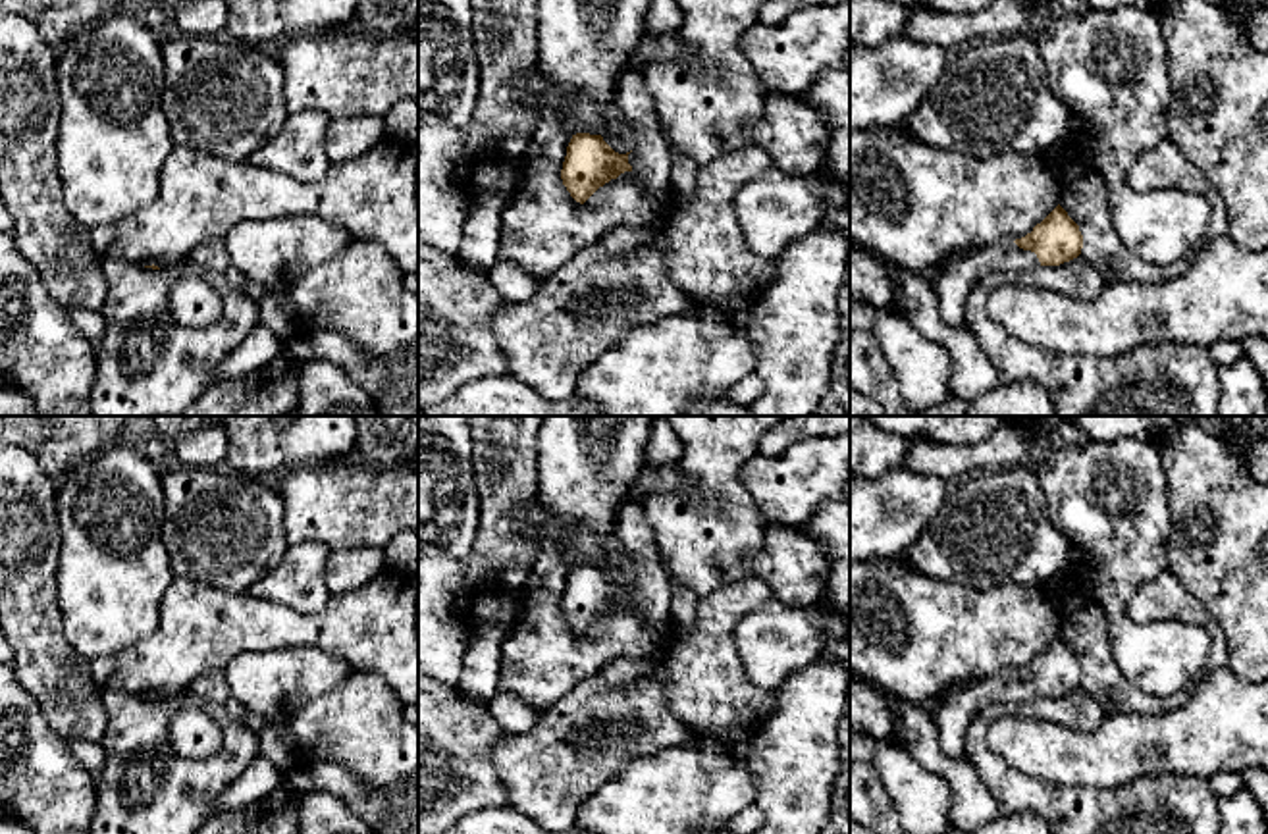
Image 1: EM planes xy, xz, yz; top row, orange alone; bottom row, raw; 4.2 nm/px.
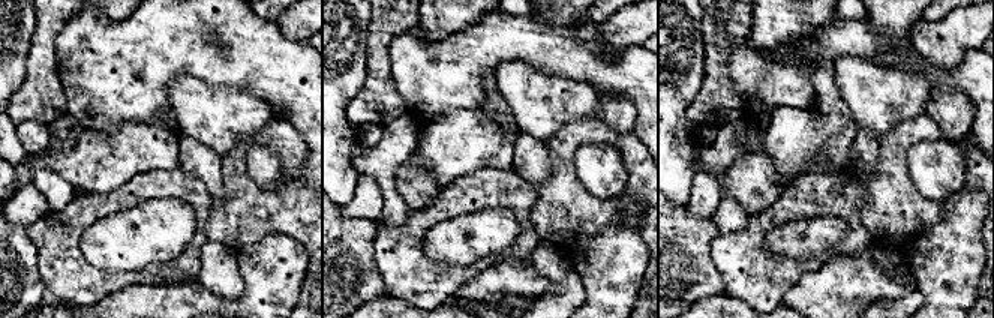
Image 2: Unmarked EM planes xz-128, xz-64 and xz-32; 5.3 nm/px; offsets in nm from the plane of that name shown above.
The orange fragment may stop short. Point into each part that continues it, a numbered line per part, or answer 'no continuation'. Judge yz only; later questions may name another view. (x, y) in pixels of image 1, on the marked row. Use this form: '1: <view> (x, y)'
1: yz (958, 274)

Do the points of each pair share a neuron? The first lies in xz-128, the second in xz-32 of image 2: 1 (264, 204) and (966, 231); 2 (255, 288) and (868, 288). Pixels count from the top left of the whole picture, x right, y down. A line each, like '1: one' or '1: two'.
1: two
2: two

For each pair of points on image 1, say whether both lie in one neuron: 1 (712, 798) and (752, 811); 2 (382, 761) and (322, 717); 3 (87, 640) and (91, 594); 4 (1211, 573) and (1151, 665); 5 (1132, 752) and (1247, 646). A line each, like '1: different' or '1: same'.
1: different
2: same
3: same
4: different
5: different

